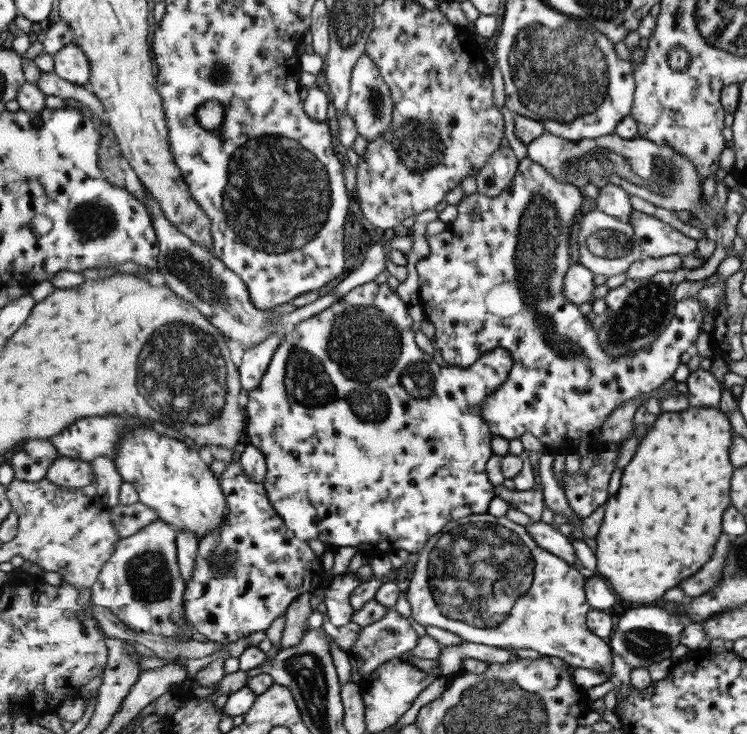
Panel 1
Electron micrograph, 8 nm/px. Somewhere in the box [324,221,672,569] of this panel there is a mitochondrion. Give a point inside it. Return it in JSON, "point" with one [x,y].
{"point":[605,245]}

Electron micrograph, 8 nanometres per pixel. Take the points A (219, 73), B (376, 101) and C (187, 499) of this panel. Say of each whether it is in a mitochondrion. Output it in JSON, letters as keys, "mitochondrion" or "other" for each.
{"A":"mitochondrion","B":"mitochondrion","C":"other"}

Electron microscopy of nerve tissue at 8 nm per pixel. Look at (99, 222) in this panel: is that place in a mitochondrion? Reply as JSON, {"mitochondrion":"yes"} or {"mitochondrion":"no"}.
{"mitochondrion":"yes"}

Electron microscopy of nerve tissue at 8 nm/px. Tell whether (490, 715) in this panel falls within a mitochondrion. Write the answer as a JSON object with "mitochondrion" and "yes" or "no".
{"mitochondrion":"yes"}

